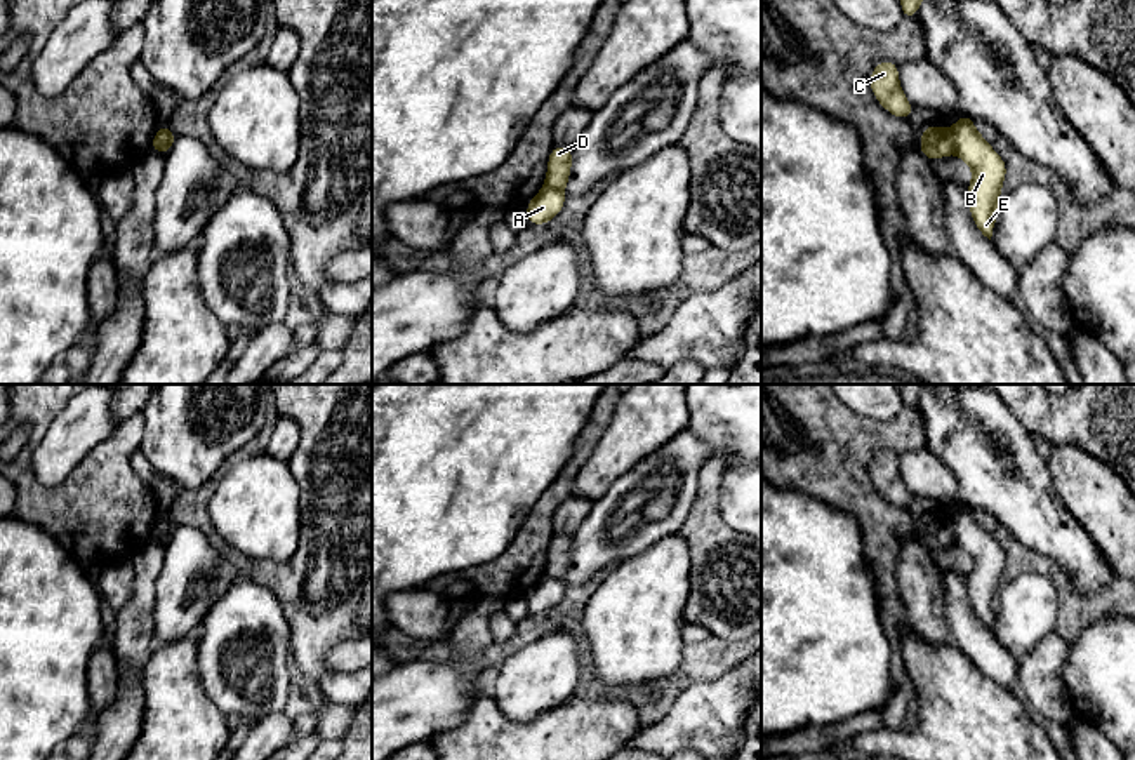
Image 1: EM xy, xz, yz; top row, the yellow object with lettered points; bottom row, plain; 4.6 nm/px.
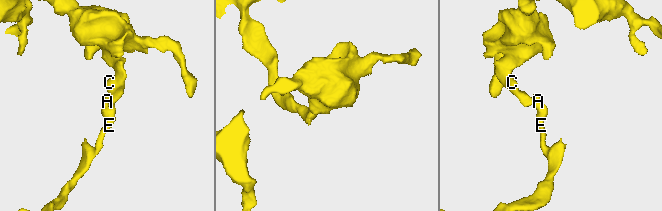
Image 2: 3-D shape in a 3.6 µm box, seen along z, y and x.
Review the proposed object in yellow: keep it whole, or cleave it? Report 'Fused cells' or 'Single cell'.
Fused cells

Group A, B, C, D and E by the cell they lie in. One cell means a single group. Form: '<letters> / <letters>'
A B E / C D

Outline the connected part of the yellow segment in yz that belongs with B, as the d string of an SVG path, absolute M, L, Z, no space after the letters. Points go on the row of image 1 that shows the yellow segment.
M966 115L956 118L952 137L954 153L972 169L972 183L966 188L972 219L979 231L991 240L1001 186L1006 177L1006 162L982 137L973 120Z

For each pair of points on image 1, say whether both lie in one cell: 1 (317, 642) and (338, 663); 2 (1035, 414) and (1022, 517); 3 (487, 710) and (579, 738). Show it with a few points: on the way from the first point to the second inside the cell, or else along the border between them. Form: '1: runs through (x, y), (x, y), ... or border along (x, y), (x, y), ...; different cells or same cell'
1: border along (353, 637), (327, 654), (325, 663), (332, 672); different cells
2: border along (1005, 404), (1035, 439); different cells
3: runs through (508, 733), (513, 738), (557, 738); same cell

